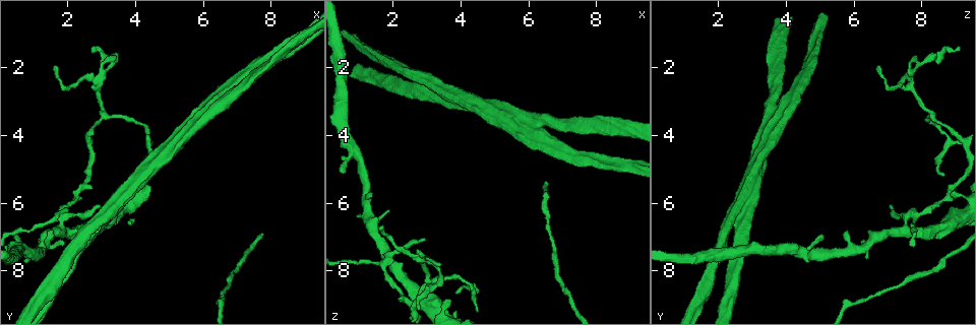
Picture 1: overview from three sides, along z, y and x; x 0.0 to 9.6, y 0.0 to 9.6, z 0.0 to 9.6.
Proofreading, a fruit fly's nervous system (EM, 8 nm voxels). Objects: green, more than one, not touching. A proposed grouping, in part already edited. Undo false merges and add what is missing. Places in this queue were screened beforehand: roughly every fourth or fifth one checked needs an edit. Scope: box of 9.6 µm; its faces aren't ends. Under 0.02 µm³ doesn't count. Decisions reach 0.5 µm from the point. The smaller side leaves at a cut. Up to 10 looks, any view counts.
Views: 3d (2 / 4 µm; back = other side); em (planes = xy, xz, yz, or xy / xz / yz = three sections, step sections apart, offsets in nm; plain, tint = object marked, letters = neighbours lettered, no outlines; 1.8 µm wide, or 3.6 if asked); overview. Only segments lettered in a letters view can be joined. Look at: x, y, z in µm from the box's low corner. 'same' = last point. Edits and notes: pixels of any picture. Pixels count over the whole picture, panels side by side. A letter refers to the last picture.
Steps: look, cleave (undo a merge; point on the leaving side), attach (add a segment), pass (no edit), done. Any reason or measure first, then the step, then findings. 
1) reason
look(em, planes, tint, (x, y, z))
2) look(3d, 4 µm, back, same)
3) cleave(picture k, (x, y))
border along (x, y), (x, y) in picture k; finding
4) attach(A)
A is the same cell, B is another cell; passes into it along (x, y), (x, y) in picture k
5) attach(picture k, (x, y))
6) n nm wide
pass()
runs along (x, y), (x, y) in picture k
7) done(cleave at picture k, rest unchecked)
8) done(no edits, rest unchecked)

an open end
look(em, xz, step 16, letters, (3.00, 6.10, 7.05))

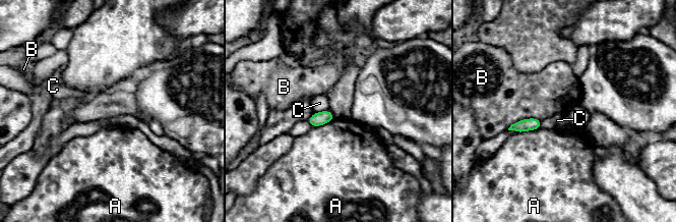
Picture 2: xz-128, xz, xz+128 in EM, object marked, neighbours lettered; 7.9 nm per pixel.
pass()
A, B and C are other cells; border along (328, 109), (314, 112) in picture 2; no lettered segment goes on from it

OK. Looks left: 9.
free end
look(em, xy, step 4, tint, (1.85, 7.30, 6.30))

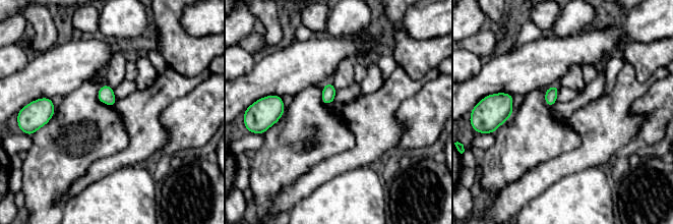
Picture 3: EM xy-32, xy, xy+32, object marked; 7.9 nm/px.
look(em, xy, step 4, letters, same)

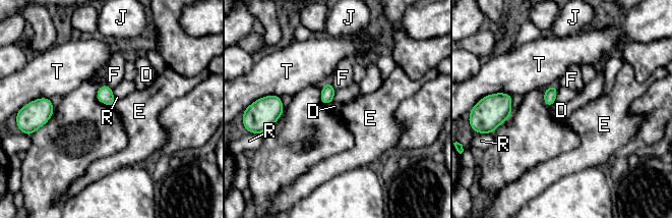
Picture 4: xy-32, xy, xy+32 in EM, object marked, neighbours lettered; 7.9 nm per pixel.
pass()
D, E, F, J, R and T are other cells; none of them fits

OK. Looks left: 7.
look(em, planes, tint, (2.25, 5.90, 8.65))

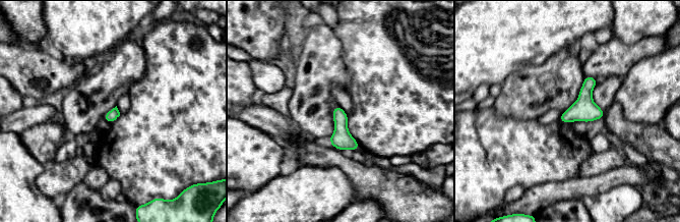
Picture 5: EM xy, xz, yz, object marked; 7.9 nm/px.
what lies round it
look(em, planes, letters, same)

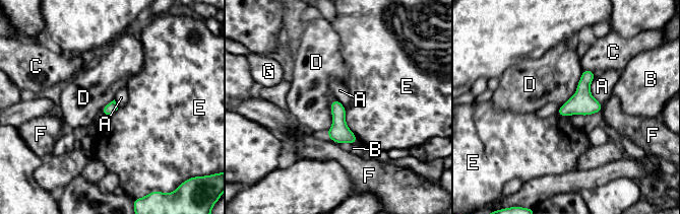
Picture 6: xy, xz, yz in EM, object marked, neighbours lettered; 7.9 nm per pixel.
pass()
A, B, C, D, E, F and G are other cells; border along (582, 70), (575, 92), (560, 104) in picture 6; all the same neuron

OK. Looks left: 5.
look(em, planes, letters, (2.70, 1.45, 9.10))

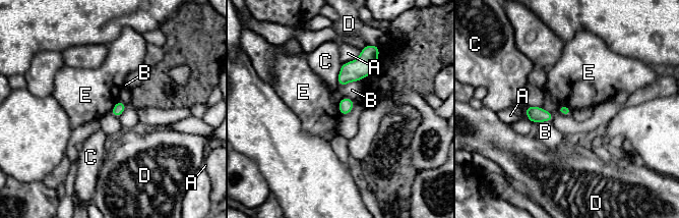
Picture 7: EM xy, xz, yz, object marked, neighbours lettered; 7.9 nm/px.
pass()
A, B, C, D and E are other cells; border along (559, 105), (565, 105), (572, 110) in picture 7; none of them fits

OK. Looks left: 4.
done(no edits, rest unchecked)

